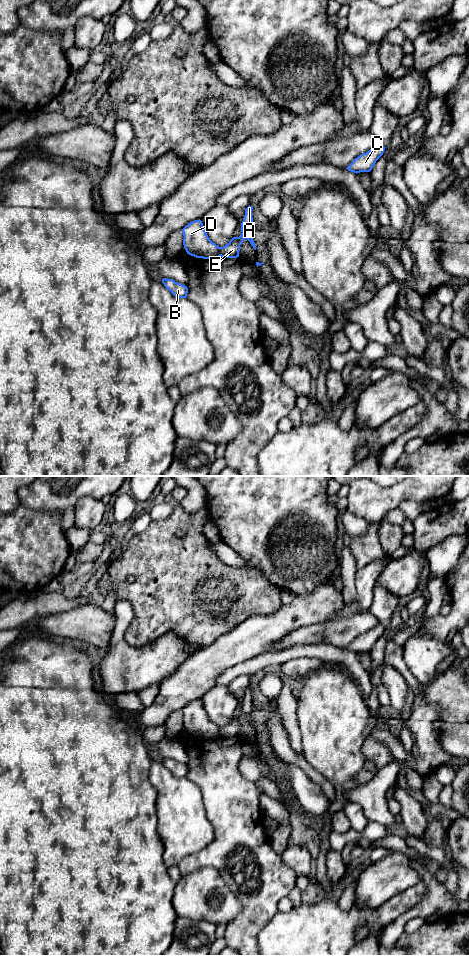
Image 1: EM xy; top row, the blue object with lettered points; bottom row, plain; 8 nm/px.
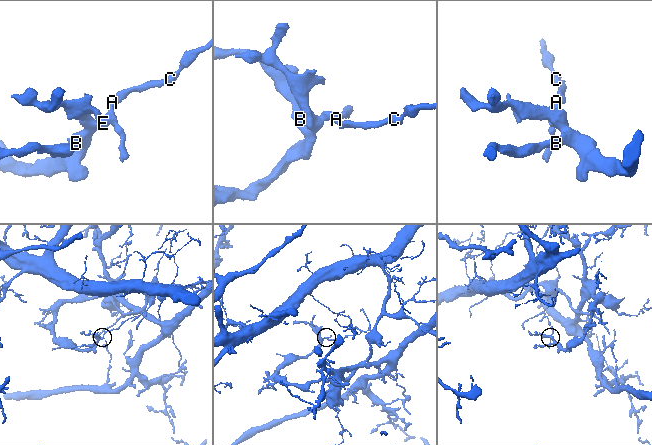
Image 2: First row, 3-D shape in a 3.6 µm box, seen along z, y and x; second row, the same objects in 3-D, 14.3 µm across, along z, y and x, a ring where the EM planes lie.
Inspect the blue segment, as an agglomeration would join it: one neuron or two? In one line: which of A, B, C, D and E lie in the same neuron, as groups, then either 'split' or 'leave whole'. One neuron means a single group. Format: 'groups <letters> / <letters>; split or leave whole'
groups A C E / B D; split

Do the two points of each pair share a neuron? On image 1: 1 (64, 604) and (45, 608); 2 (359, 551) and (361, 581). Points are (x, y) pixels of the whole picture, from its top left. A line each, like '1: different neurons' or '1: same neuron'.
1: same neuron
2: different neurons

